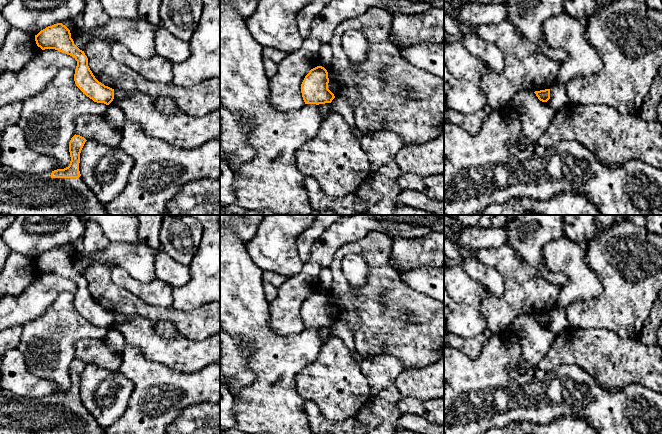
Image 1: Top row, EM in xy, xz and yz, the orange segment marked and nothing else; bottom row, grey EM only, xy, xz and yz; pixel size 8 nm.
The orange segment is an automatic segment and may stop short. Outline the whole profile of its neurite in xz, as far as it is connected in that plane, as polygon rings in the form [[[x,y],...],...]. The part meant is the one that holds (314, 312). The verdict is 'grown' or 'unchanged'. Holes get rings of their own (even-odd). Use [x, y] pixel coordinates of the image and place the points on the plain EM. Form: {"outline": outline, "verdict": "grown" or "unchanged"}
{"outline": [[[317,290],[309,295],[301,308],[301,317],[305,328],[331,327],[335,322],[328,313],[328,296],[322,290]]], "verdict": "unchanged"}

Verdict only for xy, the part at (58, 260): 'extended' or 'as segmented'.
as segmented

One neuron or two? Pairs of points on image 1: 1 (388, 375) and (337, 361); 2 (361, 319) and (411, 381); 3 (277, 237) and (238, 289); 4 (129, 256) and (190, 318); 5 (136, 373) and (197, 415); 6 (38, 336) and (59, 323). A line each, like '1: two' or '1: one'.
1: two
2: two
3: two
4: two
5: two
6: one

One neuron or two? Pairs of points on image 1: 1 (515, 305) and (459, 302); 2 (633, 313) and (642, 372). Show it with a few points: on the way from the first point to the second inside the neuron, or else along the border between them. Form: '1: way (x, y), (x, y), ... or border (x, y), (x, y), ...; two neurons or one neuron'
1: border (489, 292), (481, 304), (485, 326); two neurons
2: border (614, 332), (620, 337), (638, 338); two neurons

